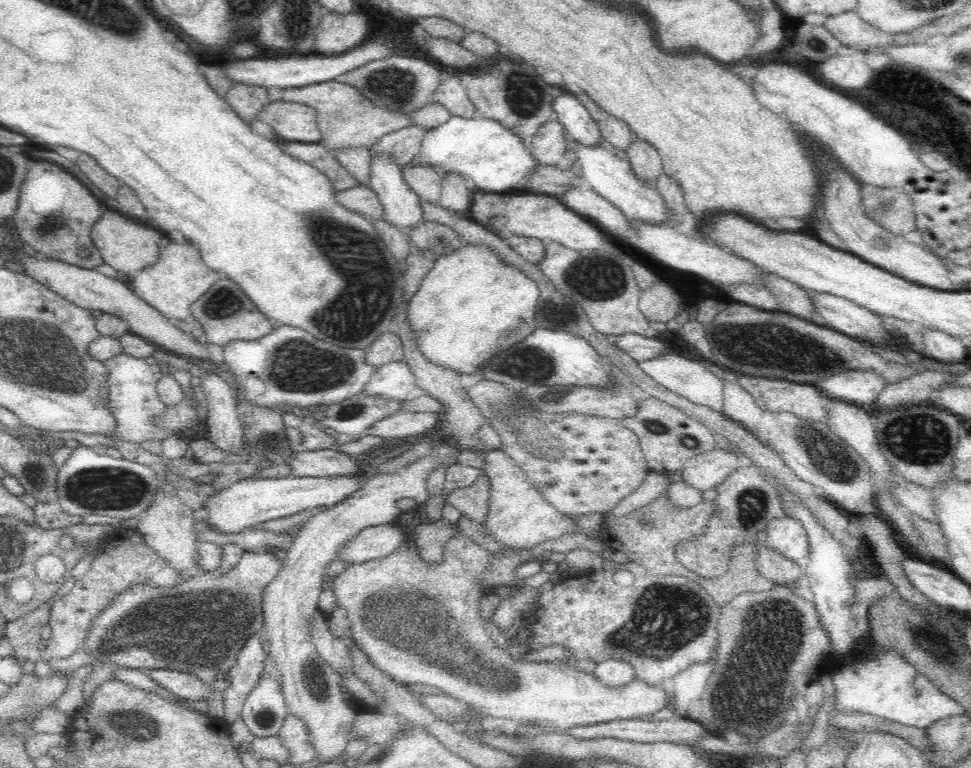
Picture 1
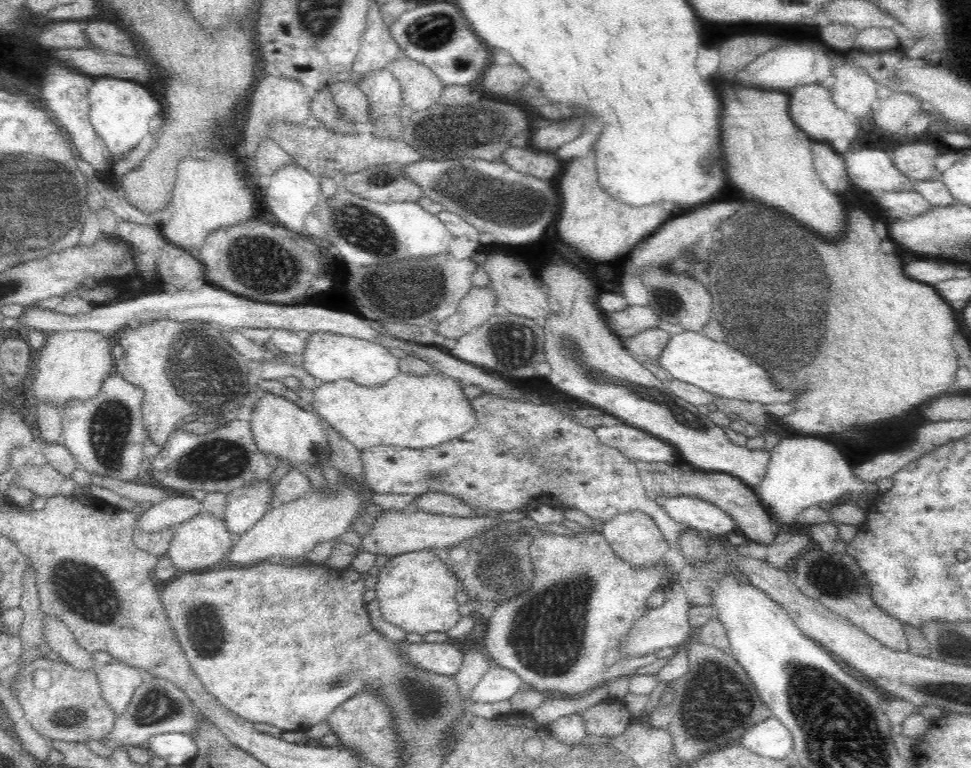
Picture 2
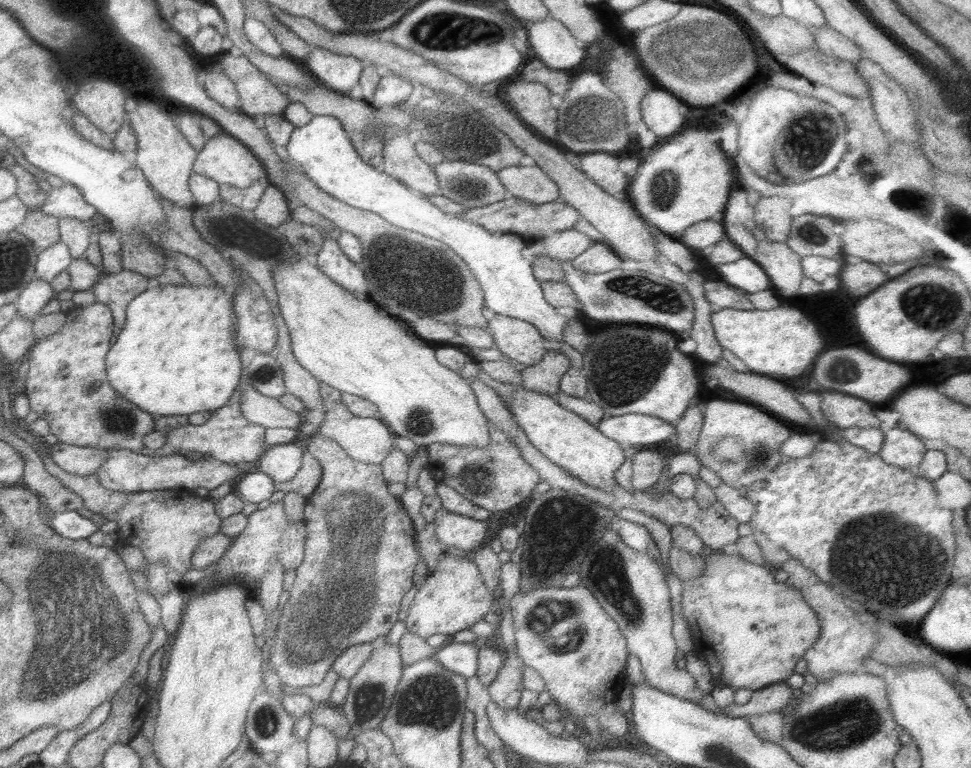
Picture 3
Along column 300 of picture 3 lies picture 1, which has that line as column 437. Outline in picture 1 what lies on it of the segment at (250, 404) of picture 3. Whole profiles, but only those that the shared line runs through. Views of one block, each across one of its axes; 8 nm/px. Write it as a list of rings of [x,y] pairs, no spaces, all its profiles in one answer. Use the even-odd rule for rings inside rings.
[[[396,412],[376,424],[372,424],[372,428],[366,430],[366,436],[374,436],[374,438],[382,438],[388,442],[396,442],[396,440],[418,440],[420,436],[426,436],[428,432],[434,432],[434,428],[438,428],[440,424],[438,414],[432,412]]]

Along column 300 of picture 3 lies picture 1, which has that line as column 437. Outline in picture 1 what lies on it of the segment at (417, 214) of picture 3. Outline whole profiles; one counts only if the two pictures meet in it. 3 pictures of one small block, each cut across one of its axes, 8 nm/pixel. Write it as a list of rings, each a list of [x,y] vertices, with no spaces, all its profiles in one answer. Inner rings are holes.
[[[452,116],[448,122],[428,130],[428,134],[424,134],[418,156],[412,158],[412,164],[430,164],[440,172],[440,176],[446,172],[458,172],[472,182],[474,190],[484,192],[522,188],[526,186],[526,176],[540,166],[540,162],[532,156],[528,144],[524,144],[518,134],[498,124],[498,120],[482,116]]]

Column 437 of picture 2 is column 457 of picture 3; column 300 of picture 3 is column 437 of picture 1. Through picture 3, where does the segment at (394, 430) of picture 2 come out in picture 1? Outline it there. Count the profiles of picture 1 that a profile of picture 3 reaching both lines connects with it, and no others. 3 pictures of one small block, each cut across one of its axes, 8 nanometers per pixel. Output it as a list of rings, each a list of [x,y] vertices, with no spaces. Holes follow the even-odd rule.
[[[468,244],[438,256],[434,266],[424,276],[420,288],[408,302],[408,326],[414,332],[418,350],[430,364],[442,366],[460,376],[476,376],[488,360],[498,356],[498,352],[510,350],[518,342],[522,344],[522,340],[538,330],[536,308],[540,298],[540,286],[522,270],[504,262],[484,244]]]

